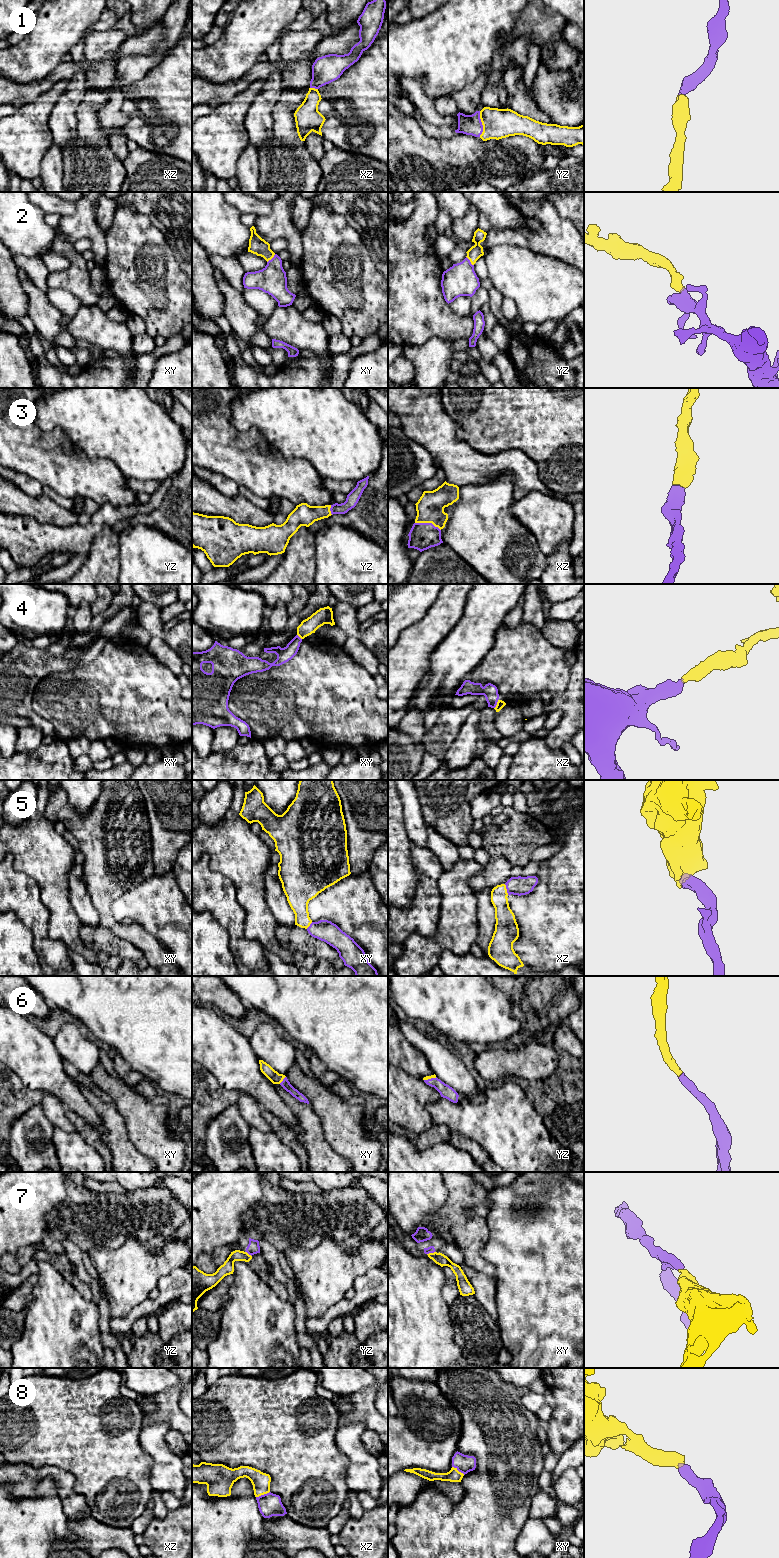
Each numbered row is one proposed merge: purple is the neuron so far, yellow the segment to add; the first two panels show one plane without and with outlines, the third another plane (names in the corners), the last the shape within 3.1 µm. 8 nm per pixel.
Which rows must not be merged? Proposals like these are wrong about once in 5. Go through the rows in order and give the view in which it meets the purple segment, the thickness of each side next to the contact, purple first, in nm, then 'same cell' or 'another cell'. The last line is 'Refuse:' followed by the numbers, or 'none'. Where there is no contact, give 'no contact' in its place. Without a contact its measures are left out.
1: contact in yz; calibres 160 and 240 nm; same cell
2: contact in yz; calibres 260 and 110 nm; same cell
3: contact in xz; calibres 220 and 220 nm; same cell
4: contact in xz; calibres 120 and 60 nm; same cell
5: contact in xz; calibres 150 and 160 nm; same cell
6: contact in xy; calibres 70 and 90 nm; same cell
7: contact in xy; calibres 60 and 90 nm; another cell
8: contact in xz; calibres 180 and 140 nm; same cell
Refuse: 7

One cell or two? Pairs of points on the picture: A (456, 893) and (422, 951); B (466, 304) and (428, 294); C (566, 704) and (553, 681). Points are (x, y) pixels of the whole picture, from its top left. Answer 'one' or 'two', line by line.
A: one
B: two
C: two

